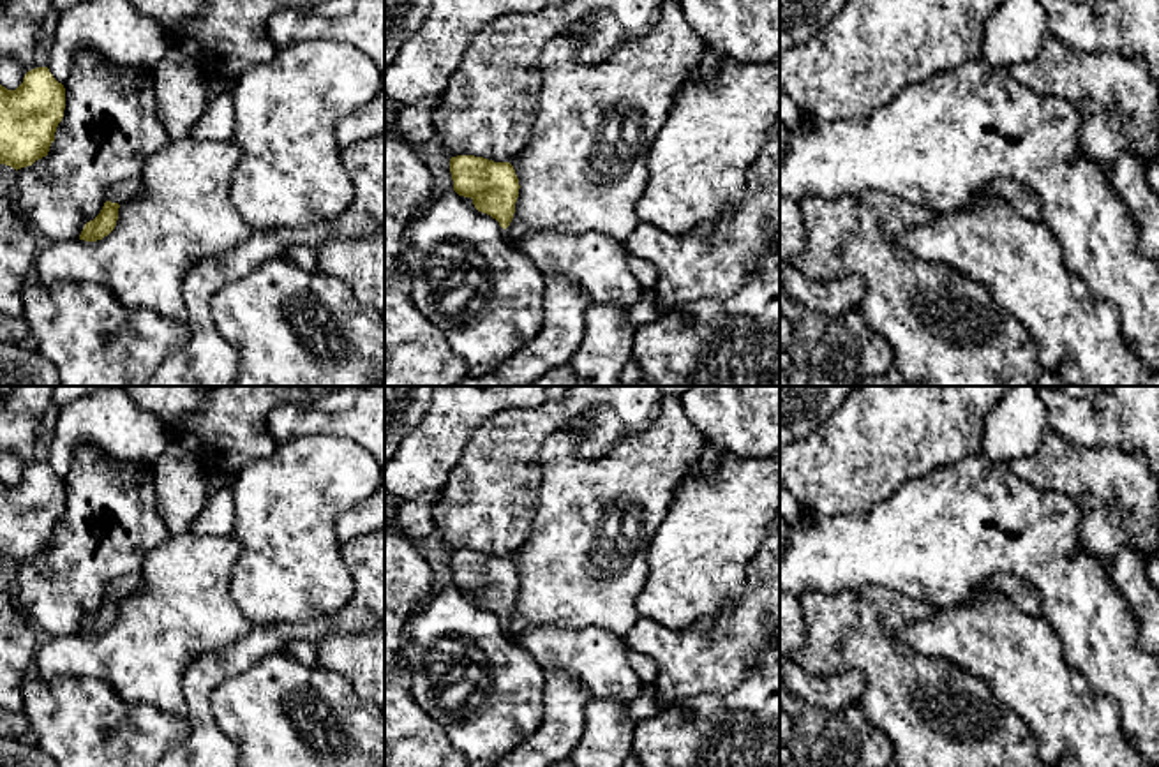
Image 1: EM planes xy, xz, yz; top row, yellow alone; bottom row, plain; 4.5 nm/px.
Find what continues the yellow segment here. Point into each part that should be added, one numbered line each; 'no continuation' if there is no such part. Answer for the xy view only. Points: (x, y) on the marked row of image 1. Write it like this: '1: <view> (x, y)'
1: xy (126, 191)

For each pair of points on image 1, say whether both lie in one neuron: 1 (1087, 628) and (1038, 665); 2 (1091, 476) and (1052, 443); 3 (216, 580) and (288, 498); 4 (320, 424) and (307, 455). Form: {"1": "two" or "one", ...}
{"1": "two", "2": "one", "3": "two", "4": "two"}

